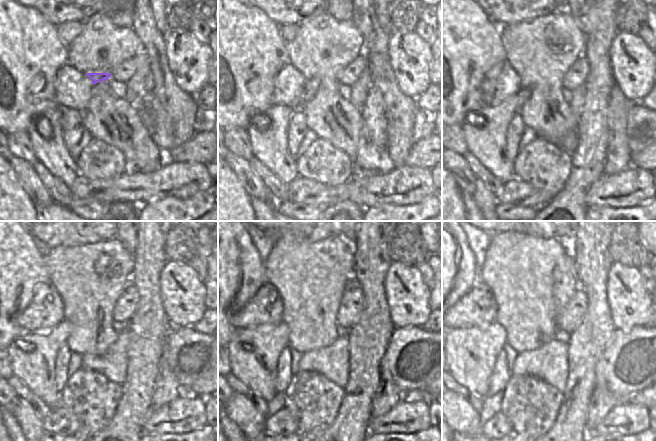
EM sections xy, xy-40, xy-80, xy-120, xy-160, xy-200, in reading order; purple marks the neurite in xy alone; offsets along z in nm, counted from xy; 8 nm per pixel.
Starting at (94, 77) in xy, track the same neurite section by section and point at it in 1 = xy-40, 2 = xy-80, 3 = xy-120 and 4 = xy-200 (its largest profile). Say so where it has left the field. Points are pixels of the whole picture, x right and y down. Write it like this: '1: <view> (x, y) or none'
1: xy-40 (311, 86)
2: xy-80 (488, 143)
3: xy-120 (35, 368)
4: xy-200 (471, 352)

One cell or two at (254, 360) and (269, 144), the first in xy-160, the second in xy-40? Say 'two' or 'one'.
one

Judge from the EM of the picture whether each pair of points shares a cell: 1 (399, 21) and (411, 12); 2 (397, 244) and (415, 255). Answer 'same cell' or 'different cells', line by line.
1: same cell
2: same cell

